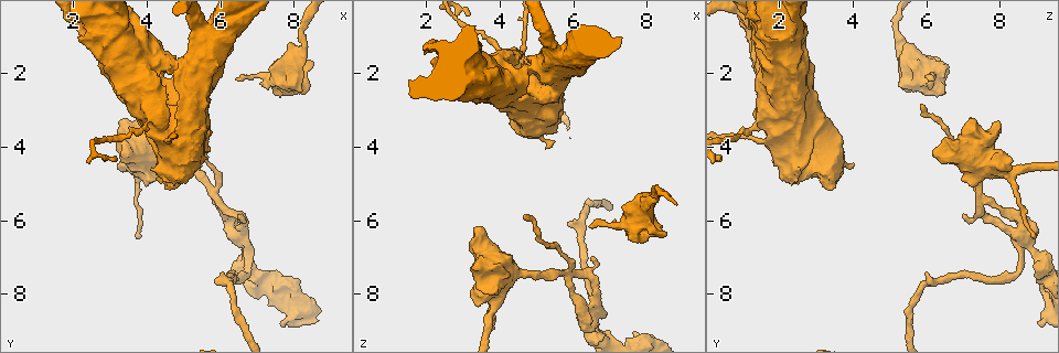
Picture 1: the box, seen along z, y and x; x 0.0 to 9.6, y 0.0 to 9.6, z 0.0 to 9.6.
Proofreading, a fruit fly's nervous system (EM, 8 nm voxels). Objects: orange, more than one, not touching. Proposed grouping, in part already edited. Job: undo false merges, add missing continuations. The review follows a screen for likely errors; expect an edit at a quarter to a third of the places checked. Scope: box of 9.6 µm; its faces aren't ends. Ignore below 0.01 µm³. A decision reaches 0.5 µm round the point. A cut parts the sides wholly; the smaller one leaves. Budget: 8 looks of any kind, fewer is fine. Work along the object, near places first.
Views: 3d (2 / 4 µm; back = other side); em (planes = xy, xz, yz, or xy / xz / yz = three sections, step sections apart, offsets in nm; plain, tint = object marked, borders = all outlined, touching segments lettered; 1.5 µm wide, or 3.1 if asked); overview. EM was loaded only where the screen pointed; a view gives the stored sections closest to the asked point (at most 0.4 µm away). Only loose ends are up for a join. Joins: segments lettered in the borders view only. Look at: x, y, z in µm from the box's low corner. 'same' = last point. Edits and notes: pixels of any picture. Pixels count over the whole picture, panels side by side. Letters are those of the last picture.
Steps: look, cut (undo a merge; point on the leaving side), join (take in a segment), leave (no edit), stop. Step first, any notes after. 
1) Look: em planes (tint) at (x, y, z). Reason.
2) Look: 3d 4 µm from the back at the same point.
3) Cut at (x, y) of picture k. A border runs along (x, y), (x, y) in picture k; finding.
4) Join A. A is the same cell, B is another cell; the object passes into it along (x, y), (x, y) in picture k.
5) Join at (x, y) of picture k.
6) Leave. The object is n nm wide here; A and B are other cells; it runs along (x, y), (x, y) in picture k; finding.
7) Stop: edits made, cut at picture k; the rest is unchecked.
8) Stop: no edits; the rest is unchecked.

Look: em planes (borders) at (4.60, 2.90, 5.90). Long arm stops here.

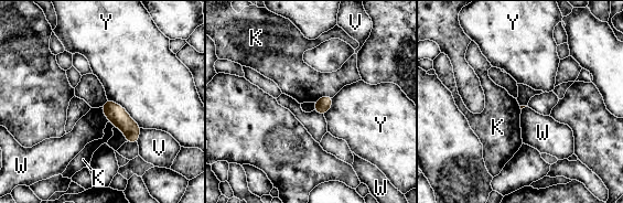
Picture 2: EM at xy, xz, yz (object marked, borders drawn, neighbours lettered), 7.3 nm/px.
Leave. K, V, W and Y are other cells; none of them fits.

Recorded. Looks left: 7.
Look: em planes (tint) at (5.80, 5.40, 7.55). Looks like a crossing.

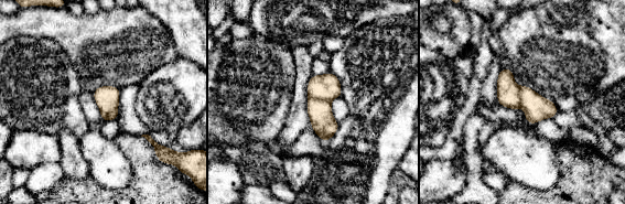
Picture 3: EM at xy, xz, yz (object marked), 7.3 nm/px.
Look: em planes (borders) at the same point.

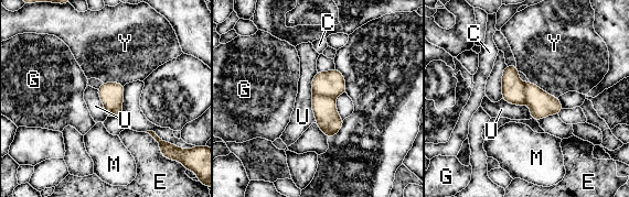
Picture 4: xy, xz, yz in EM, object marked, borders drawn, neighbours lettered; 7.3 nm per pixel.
Cut at (328, 120) of picture 4. The object is 180 nm wide here; C, E, G, M, U and Y are other cells; a border runs along (315, 94), (330, 96), (334, 99) in picture 4; two neurons meet here.

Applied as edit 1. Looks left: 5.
Stop: edits made, cut at picture 4; the rest is unchecked.

